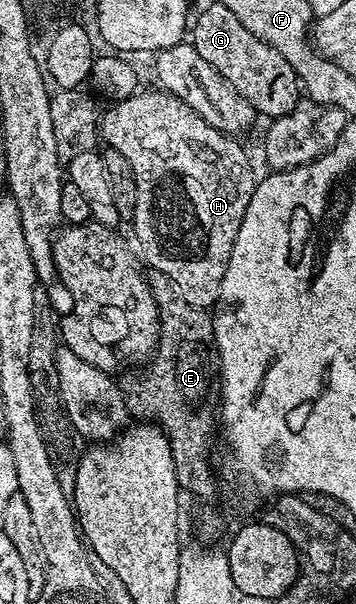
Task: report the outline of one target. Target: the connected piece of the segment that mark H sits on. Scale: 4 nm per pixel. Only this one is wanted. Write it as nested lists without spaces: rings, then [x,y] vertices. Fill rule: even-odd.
[[[160,88],[155,89],[141,89],[128,98],[119,99],[115,104],[112,104],[114,106],[110,107],[108,111],[105,109],[100,119],[98,134],[103,141],[104,138],[108,141],[107,145],[111,149],[120,153],[132,170],[132,179],[136,185],[136,204],[130,211],[130,217],[132,217],[133,224],[136,225],[136,238],[140,241],[141,251],[139,250],[139,253],[142,255],[143,261],[147,265],[149,262],[156,274],[166,276],[170,280],[170,284],[174,284],[174,288],[178,288],[178,296],[182,296],[182,300],[186,300],[194,308],[207,311],[209,308],[215,307],[220,301],[222,280],[226,276],[226,268],[230,264],[230,252],[234,252],[234,240],[238,240],[238,228],[242,228],[242,216],[246,216],[246,208],[256,191],[258,174],[252,171],[252,162],[248,159],[247,152],[236,143],[239,141],[235,137],[223,134],[220,130],[215,130],[210,124],[206,124],[206,120],[202,120],[202,116],[198,116],[198,112],[194,112],[194,108],[190,108],[182,100],[175,98],[174,95]]]

